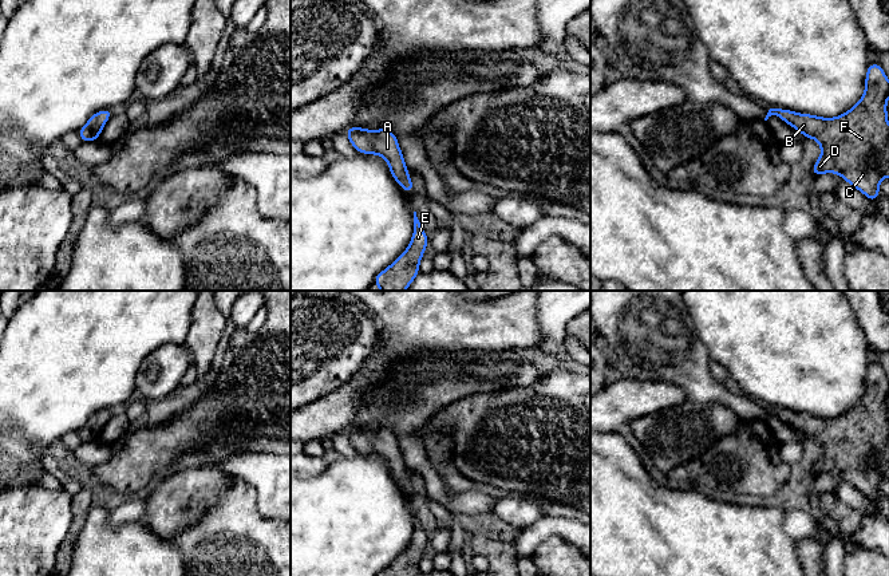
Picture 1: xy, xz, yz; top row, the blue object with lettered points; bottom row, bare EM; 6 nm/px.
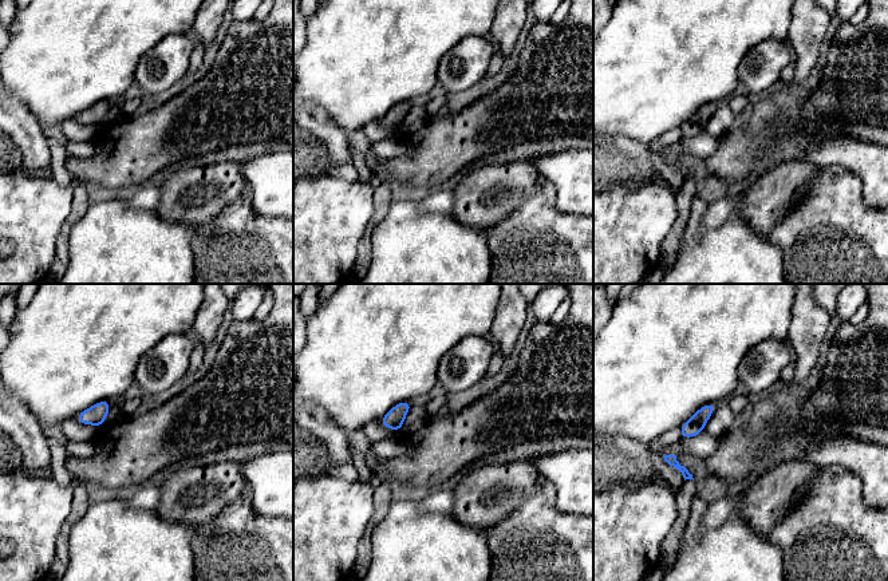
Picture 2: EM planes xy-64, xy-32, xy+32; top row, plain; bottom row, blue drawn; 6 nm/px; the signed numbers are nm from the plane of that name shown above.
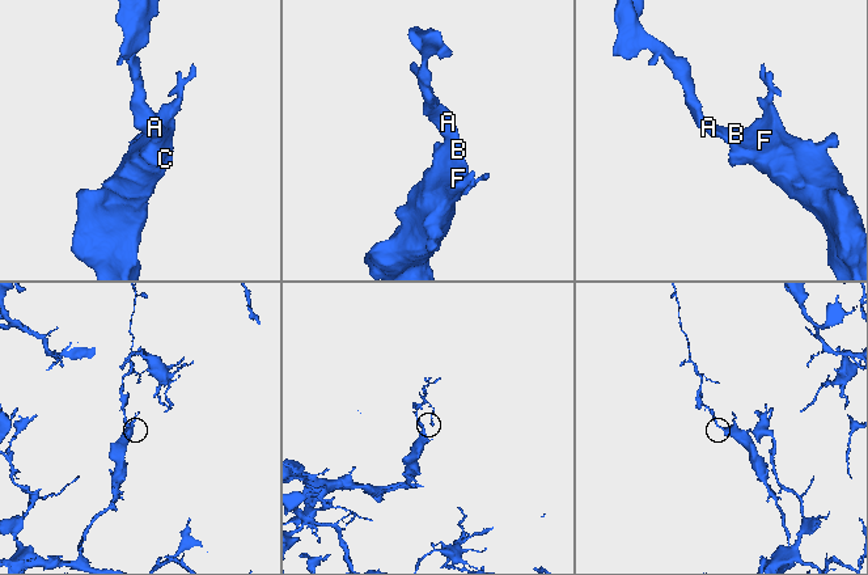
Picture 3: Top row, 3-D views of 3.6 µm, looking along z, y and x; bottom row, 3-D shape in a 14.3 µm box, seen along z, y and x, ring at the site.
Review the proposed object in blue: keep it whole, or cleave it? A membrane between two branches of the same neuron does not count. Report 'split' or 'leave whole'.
leave whole

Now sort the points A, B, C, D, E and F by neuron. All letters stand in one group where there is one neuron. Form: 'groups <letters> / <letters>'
groups A B C D E F

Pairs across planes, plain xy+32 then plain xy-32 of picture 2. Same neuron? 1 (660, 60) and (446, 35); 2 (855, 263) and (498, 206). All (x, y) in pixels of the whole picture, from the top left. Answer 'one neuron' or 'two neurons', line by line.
1: one neuron
2: two neurons

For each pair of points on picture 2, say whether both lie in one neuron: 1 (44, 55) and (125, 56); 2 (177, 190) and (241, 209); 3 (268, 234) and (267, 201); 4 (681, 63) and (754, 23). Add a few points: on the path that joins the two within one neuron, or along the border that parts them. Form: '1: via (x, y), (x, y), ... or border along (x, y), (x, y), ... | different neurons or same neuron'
1: via (64, 55), (105, 56) | same neuron
2: border along (233, 201), (202, 224) | different neurons
3: border along (253, 189), (252, 209), (259, 214), (279, 218) | different neurons
4: via (699, 44), (721, 23), (735, 23) | same neuron

